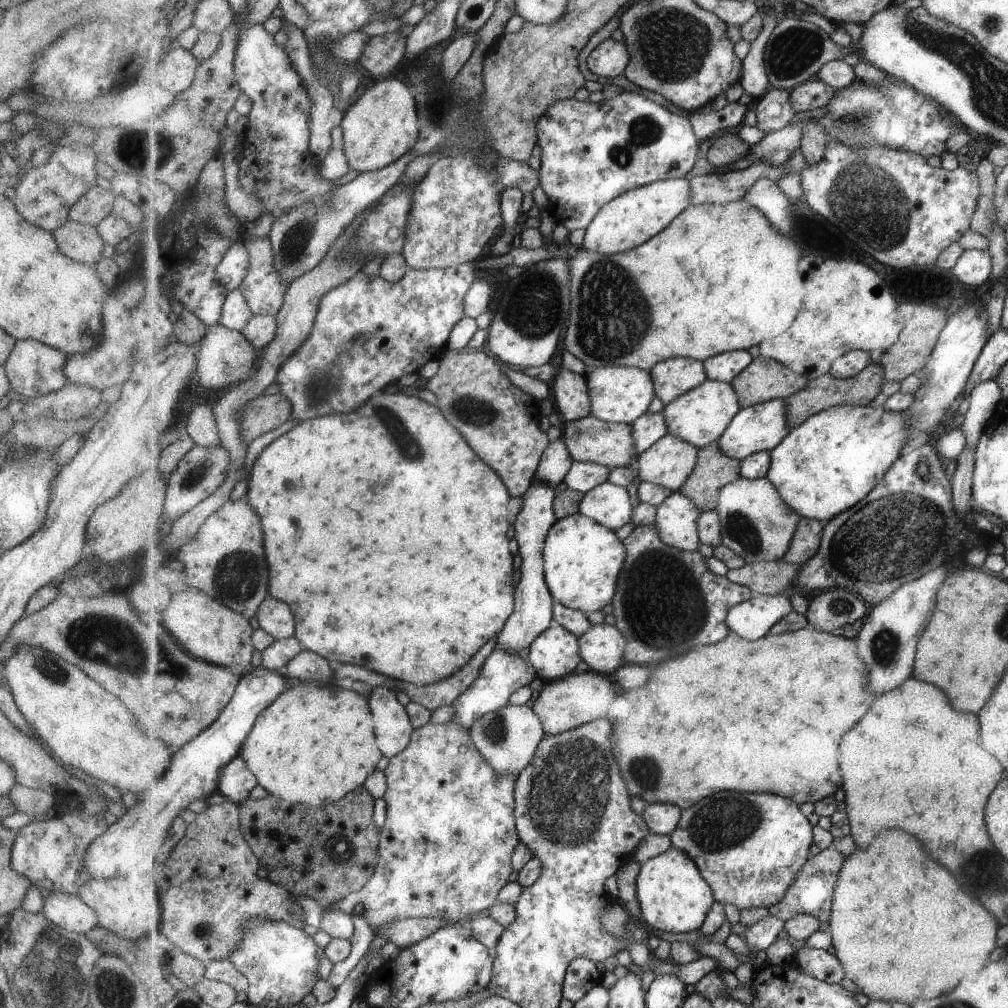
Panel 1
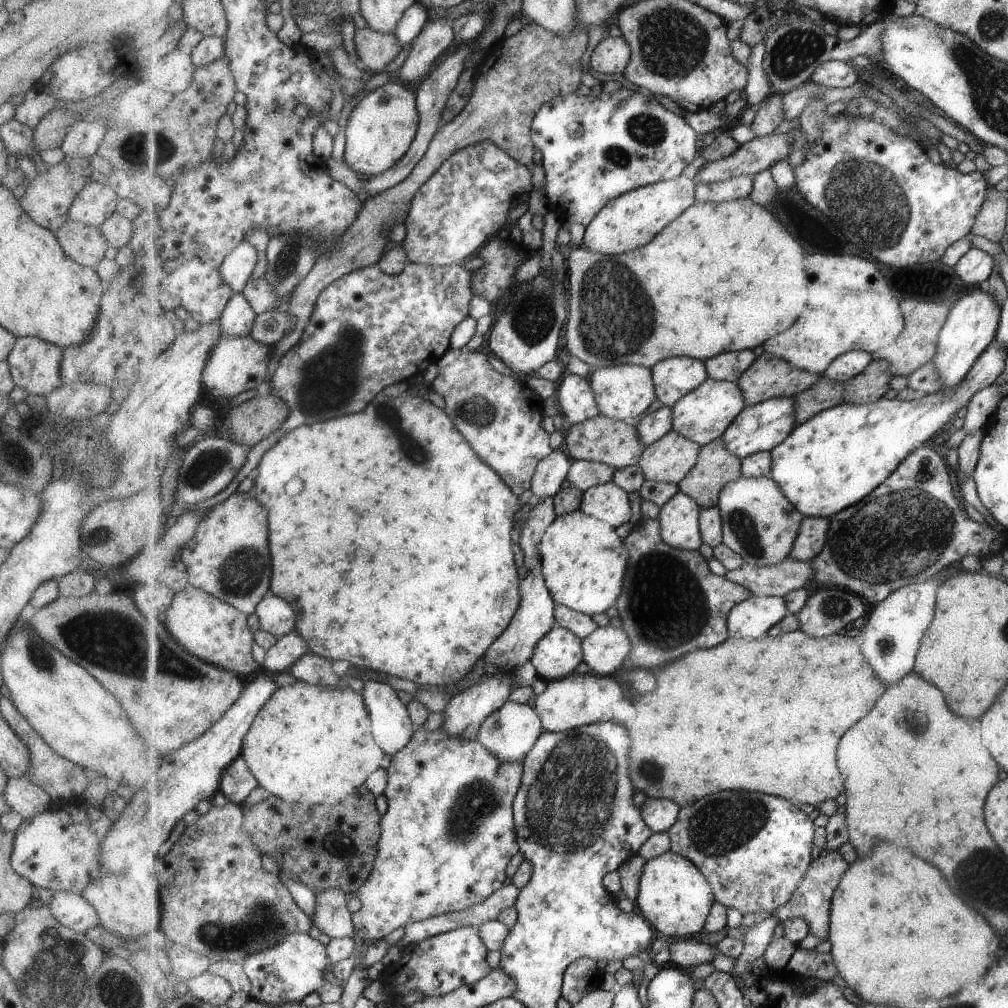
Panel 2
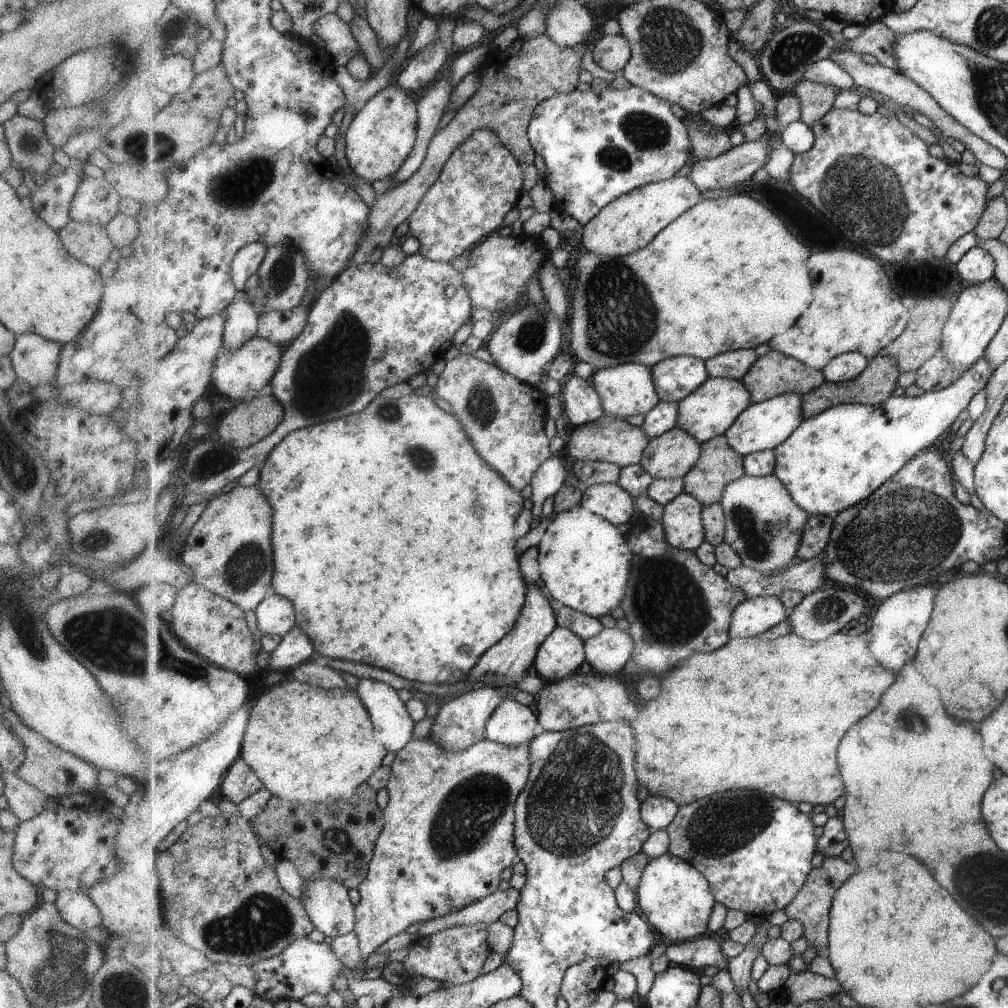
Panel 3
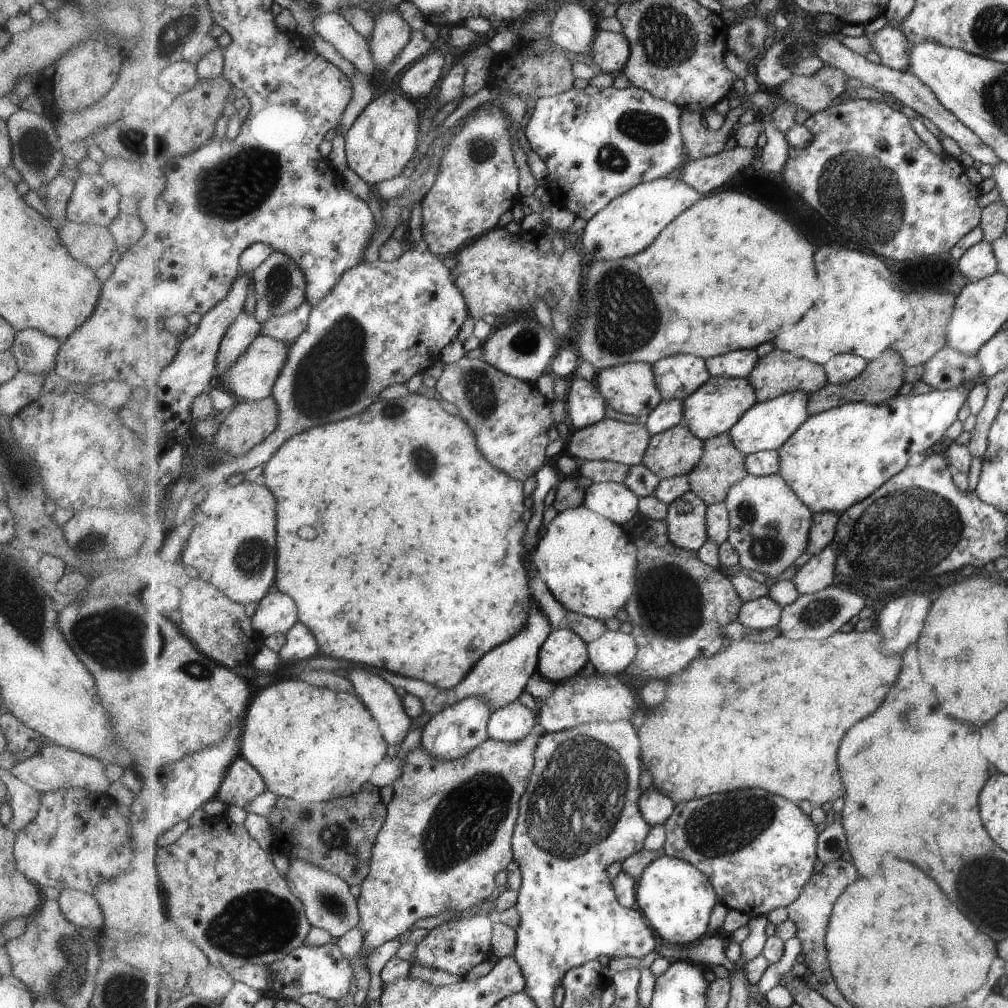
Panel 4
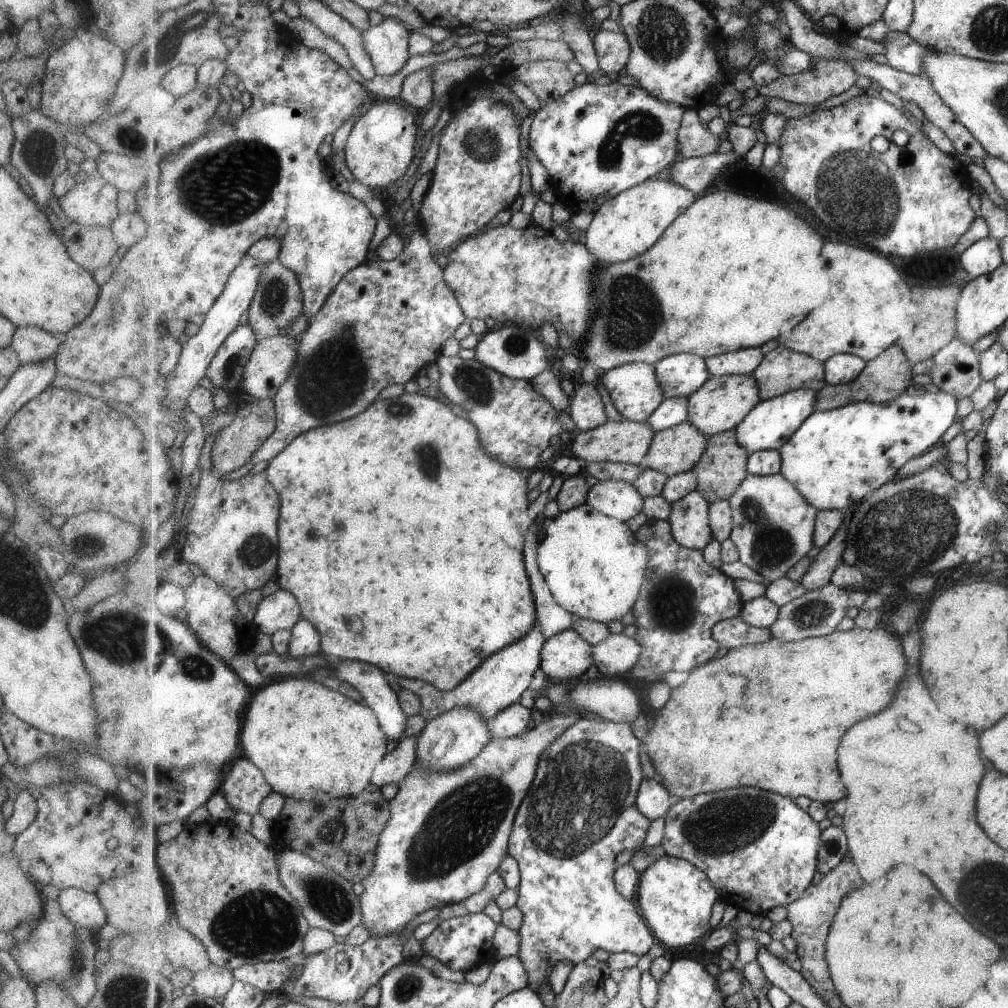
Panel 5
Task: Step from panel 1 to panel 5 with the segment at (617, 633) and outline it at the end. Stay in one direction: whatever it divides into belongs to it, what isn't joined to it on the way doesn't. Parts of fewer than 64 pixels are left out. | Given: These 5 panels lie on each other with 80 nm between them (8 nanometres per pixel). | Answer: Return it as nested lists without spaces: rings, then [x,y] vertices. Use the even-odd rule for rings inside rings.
[[[623,633],[610,634],[594,646],[595,665],[603,678],[623,678],[639,662],[644,646]]]

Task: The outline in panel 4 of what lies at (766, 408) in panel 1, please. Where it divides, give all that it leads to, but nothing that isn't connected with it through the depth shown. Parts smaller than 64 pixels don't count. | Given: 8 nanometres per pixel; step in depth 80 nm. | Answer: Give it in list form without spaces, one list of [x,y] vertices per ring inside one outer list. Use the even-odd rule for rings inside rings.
[[[793,391],[771,400],[757,401],[730,430],[734,445],[747,456],[759,451],[777,451],[810,418],[810,396],[803,391]]]

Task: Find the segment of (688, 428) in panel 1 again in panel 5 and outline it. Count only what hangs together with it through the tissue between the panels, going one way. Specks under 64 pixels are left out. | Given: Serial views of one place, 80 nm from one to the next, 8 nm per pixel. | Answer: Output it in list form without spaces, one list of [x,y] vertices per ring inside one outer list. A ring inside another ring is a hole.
[[[712,375],[689,400],[688,420],[710,437],[737,428],[762,401],[762,394],[753,375]]]

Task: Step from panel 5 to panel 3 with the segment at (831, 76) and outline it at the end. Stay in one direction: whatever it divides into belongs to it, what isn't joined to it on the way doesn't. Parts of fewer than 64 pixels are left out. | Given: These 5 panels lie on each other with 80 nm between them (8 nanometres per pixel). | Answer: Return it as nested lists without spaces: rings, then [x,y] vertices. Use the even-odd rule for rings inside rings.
[[[801,79],[793,90],[793,93],[801,100],[802,115],[800,120],[813,128],[814,122],[821,120],[833,108],[840,91],[839,87],[831,83]]]

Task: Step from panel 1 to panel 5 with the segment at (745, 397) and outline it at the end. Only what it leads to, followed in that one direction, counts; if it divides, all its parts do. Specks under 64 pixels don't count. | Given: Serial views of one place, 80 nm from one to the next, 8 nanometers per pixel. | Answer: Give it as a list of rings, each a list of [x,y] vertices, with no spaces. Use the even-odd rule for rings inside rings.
[[[778,346],[767,353],[766,358],[755,370],[753,376],[758,382],[763,401],[797,389],[820,391],[828,385],[826,381],[826,363],[818,361],[814,356],[783,346]]]

